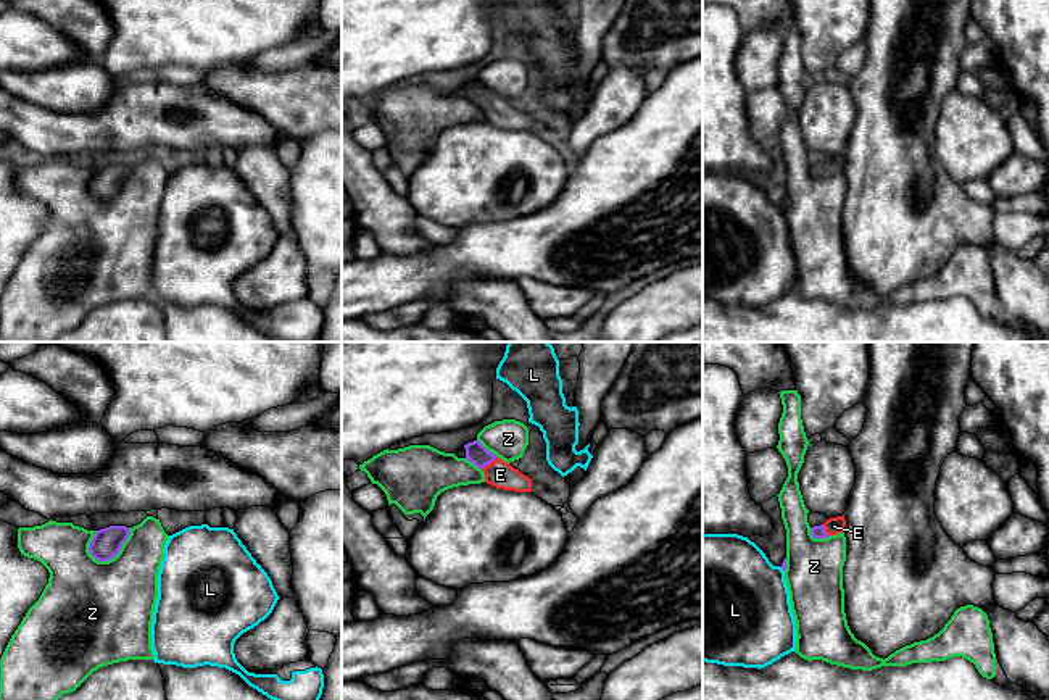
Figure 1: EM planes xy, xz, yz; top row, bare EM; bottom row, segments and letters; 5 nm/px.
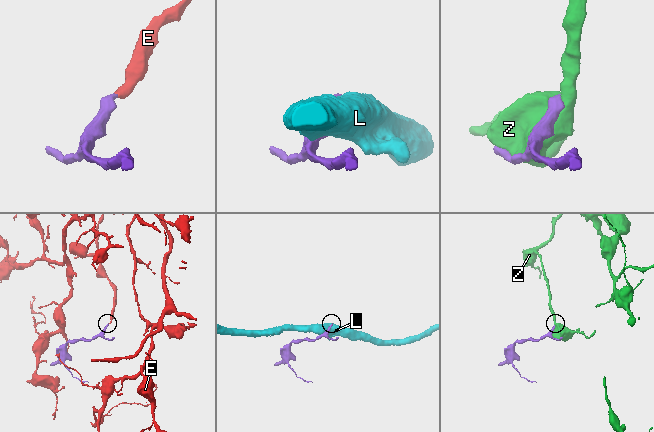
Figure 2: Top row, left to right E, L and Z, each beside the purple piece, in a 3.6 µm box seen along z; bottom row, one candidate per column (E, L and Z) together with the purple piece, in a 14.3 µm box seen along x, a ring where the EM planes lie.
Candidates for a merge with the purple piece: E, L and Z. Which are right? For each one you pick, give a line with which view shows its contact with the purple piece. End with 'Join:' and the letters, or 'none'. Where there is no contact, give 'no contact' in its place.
E: meets purple in xz
Join: E

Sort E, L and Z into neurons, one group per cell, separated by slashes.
E / L / Z

